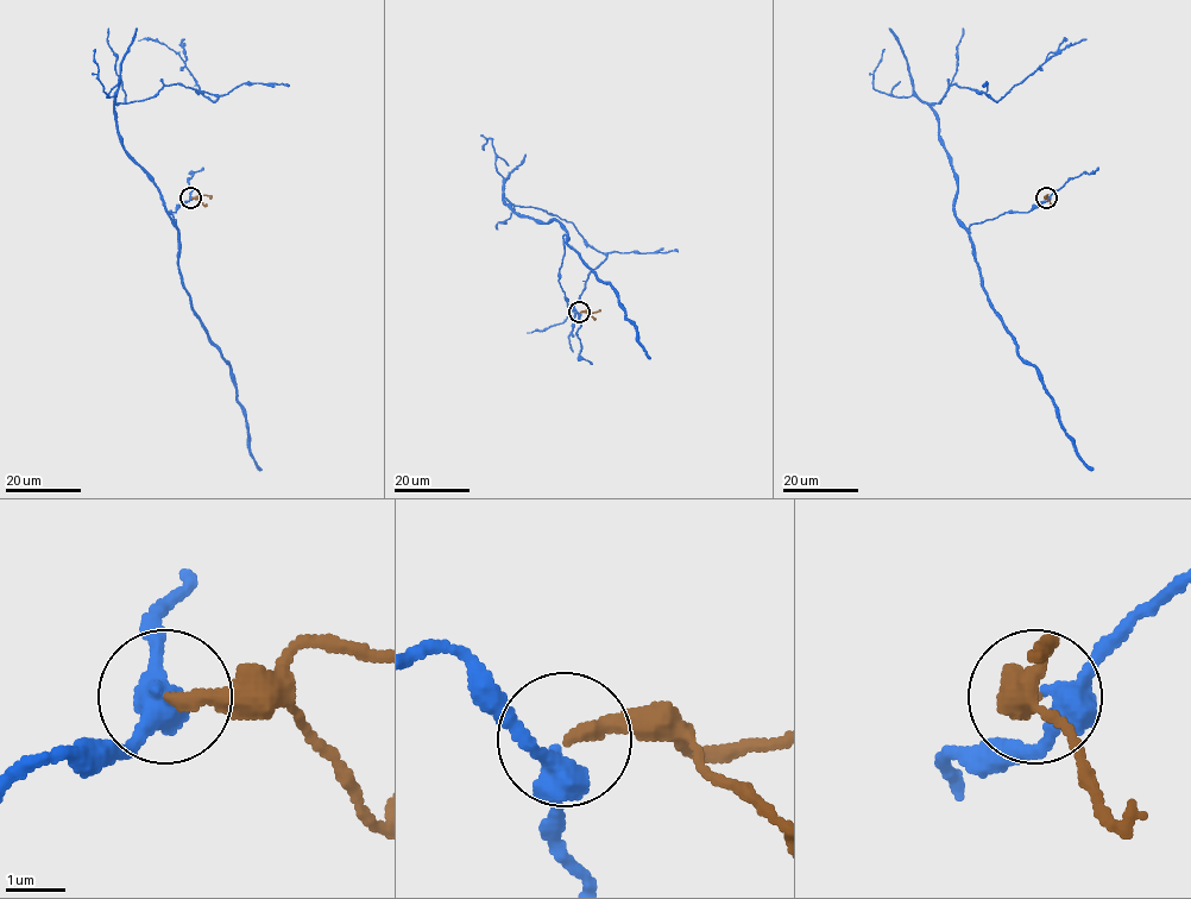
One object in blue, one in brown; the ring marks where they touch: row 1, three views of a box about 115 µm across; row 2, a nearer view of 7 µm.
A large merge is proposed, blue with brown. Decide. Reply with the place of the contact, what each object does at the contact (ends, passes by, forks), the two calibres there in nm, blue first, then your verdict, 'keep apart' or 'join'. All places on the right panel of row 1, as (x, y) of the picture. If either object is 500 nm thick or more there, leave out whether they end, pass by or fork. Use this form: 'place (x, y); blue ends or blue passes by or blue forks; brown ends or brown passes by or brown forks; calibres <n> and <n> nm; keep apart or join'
place (1046, 197); blue passes by; brown ends; calibres 360 and 240 nm; join

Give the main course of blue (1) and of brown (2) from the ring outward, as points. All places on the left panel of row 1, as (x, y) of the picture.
1: (190, 197), (170, 213), (177, 228), (114, 105), (181, 83), (218, 98), (178, 52), (138, 41)
2: (190, 197), (207, 194), (210, 199)

